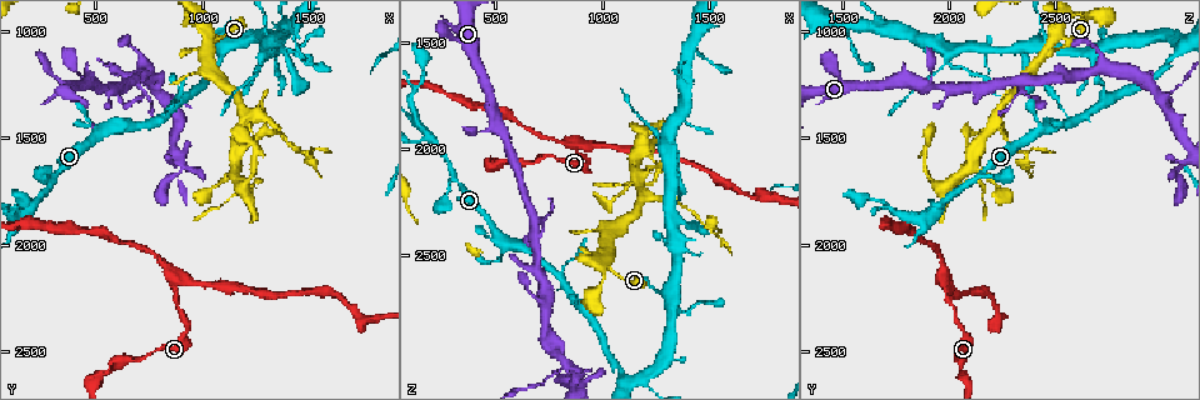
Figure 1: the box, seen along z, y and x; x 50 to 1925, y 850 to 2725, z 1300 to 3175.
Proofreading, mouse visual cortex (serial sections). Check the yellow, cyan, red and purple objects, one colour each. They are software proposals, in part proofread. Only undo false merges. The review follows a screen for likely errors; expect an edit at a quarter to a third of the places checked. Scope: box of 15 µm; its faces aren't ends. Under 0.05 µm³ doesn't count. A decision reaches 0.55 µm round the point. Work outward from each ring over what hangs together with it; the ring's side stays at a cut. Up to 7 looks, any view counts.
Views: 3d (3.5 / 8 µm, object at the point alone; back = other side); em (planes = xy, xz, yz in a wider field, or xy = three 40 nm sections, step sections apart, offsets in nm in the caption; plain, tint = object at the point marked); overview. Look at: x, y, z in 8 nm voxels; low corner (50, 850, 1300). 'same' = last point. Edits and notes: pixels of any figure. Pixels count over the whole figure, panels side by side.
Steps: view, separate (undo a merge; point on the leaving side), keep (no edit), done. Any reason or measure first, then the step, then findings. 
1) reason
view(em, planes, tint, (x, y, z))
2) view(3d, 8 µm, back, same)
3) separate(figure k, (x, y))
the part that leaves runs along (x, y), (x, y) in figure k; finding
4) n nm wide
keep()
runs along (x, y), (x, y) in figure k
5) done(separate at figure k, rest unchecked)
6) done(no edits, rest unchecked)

thick turns thin
view(3d, 3.5 µm, (1330, 1440, 2240))

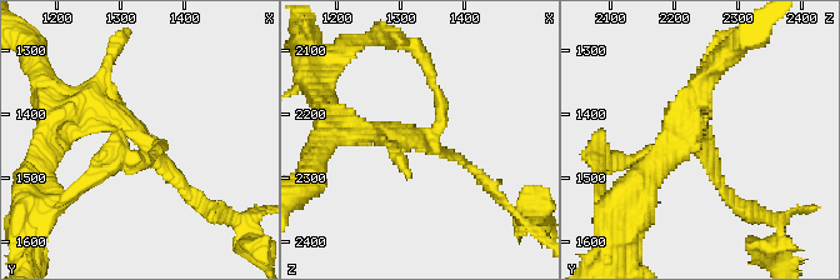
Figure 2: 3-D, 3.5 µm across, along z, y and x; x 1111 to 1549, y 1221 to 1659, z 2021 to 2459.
separate(figure 2, (148, 140))
the part that leaves runs along (114, 118), (194, 194) in figure 2; a second cell is stuck on

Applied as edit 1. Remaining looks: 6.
redraw
view(overview)

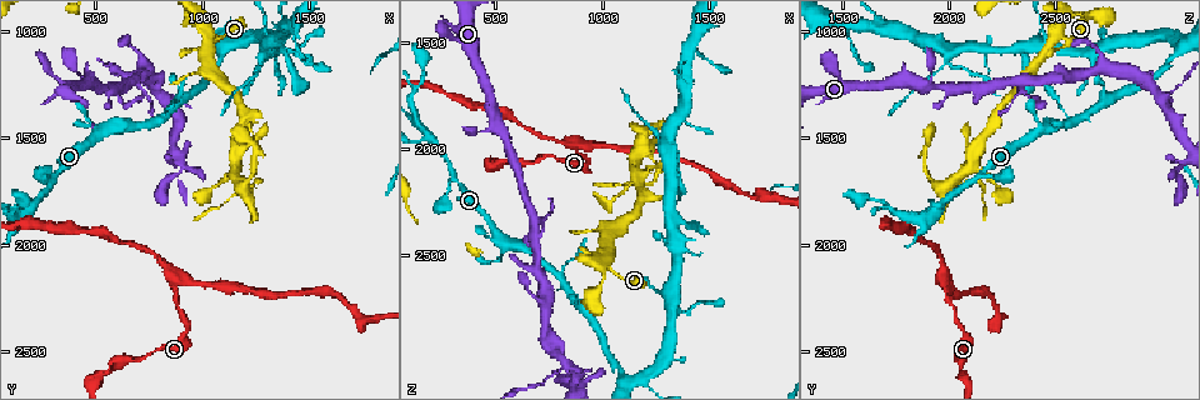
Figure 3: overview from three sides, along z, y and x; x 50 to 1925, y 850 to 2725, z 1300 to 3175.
branch point
view(3d, 3.5 µm, (800, 1410, 2580))

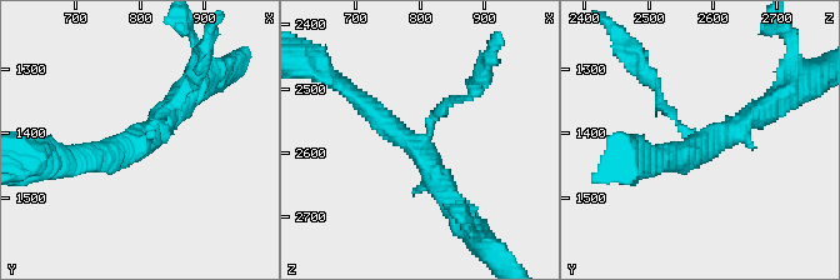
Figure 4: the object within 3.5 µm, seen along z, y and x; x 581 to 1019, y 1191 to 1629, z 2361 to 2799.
3 arms; arms of 100, 250, 300 nm; now the EM
view(em, planes, tint, (800, 1420, 2595))

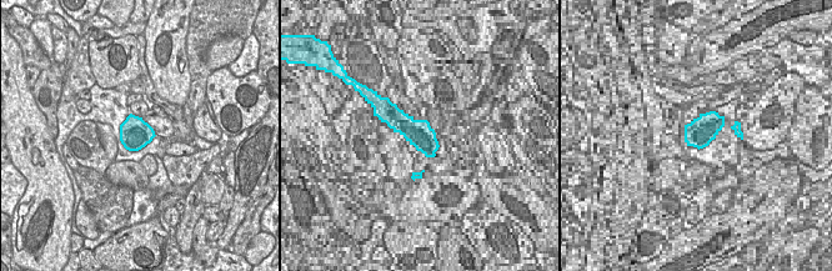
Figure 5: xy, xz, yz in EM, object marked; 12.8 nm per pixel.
separate(figure 4, (659, 105))
the part that leaves runs along (685, 133), (630, 48) in figure 4; a second cell is stuck on

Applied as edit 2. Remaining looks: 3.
view(overview)

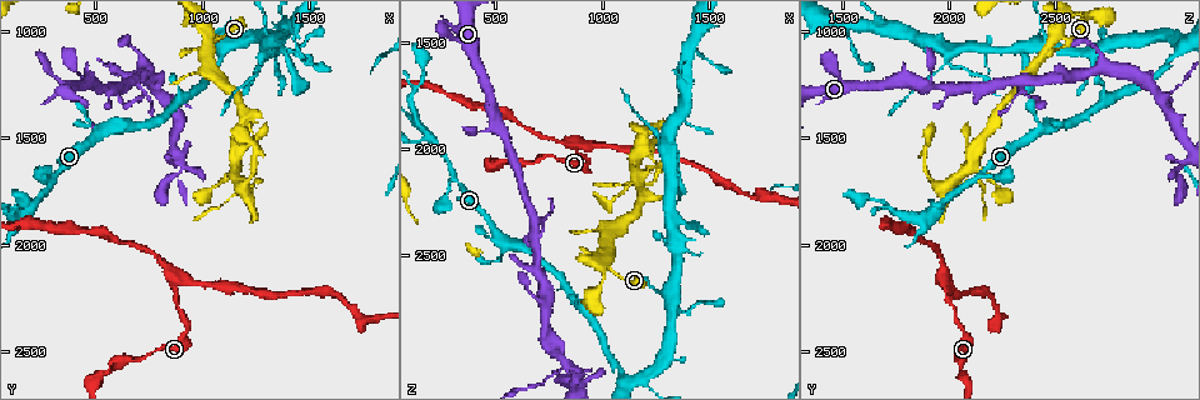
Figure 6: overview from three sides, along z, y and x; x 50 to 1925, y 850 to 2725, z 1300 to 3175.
abrupt turn
view(3d, 3.5 µm, (820, 1330, 2990))

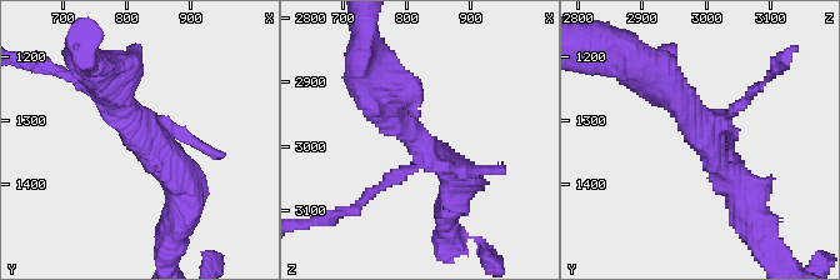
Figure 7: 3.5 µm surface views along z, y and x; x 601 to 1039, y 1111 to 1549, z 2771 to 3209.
view(em, planes, tint, (820, 1310, 2995))

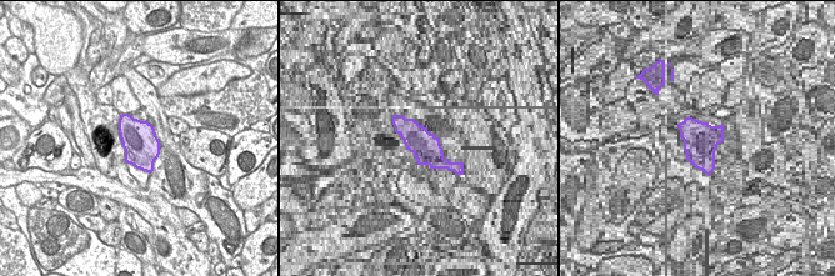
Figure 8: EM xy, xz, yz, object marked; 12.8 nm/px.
separate(figure 7, (749, 95))
the part that leaves runs along (730, 115), (781, 65) in figure 7; two cells meet here

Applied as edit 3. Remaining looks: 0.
done(separate at figure 2, separate at figure 4, separate at figure 7, rest unchecked)

